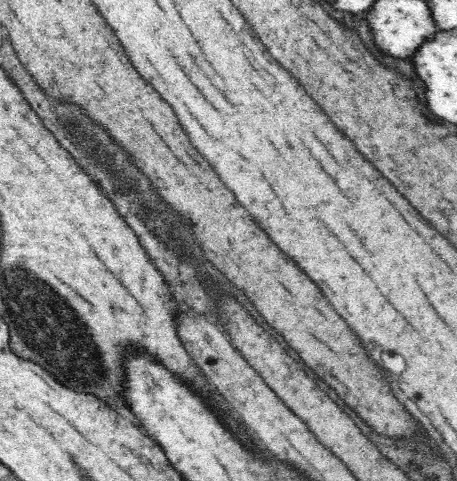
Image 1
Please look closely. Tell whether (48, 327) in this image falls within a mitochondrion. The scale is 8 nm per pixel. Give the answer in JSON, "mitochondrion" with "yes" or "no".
{"mitochondrion":"yes"}

